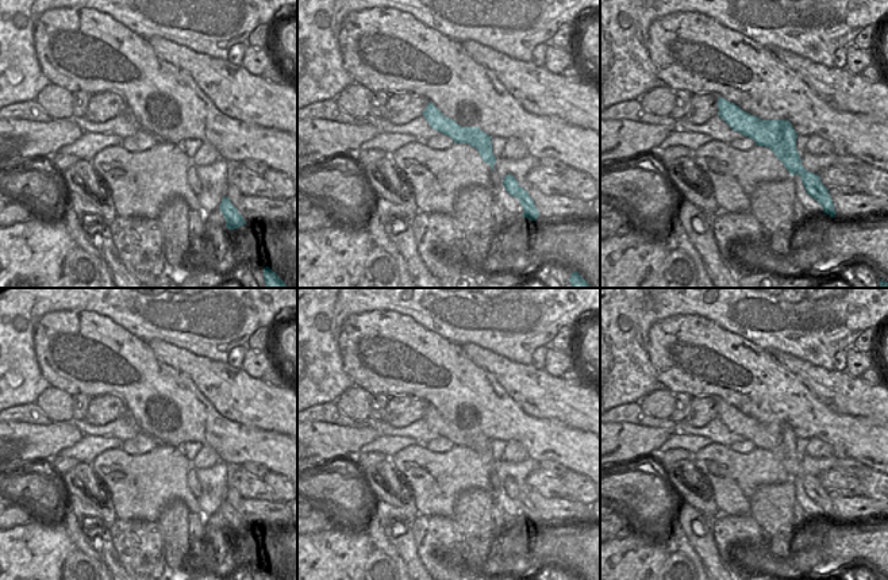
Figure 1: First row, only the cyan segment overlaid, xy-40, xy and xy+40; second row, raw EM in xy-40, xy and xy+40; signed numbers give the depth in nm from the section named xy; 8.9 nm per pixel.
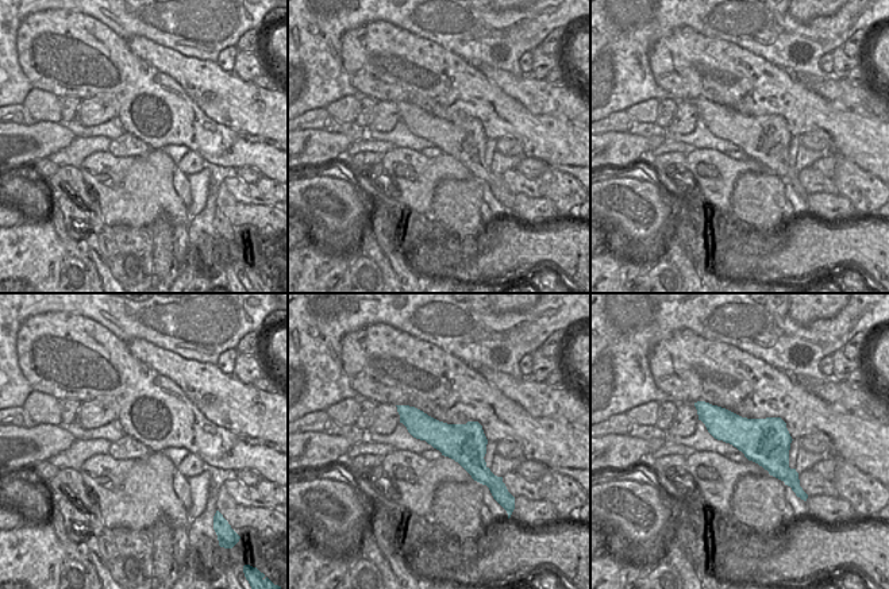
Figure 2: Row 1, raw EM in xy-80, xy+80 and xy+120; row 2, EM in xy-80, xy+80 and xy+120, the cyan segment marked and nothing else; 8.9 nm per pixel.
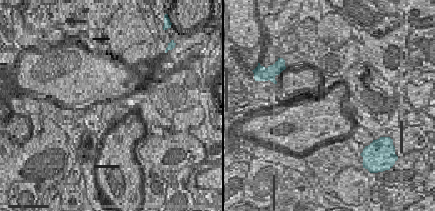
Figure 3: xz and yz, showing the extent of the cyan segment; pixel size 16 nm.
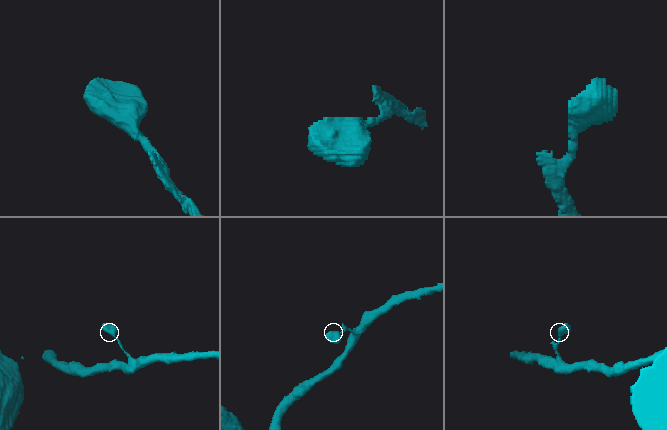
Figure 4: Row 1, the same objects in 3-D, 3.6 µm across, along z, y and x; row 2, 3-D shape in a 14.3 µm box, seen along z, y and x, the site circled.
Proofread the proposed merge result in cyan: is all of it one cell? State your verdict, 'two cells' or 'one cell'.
one cell

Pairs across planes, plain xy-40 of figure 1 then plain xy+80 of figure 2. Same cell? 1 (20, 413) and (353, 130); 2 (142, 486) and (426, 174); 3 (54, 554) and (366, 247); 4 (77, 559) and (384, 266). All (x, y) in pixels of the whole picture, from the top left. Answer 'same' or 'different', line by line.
1: same
2: same
3: different
4: different

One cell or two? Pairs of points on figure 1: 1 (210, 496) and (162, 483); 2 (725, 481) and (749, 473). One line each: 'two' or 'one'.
1: two
2: one

